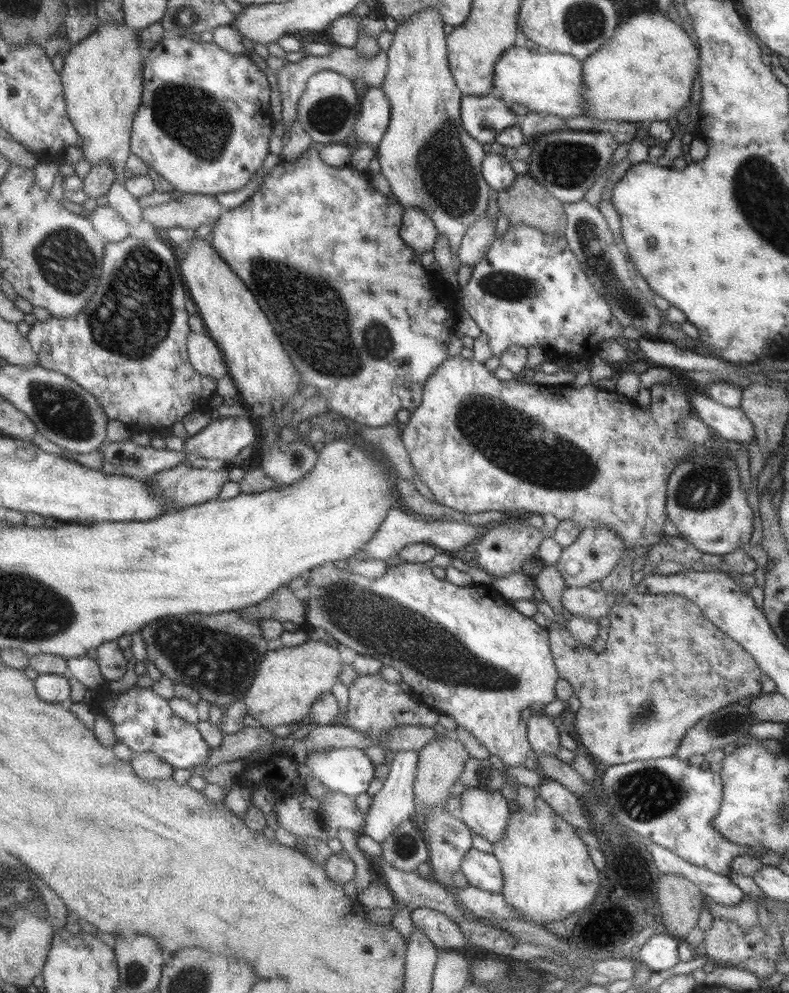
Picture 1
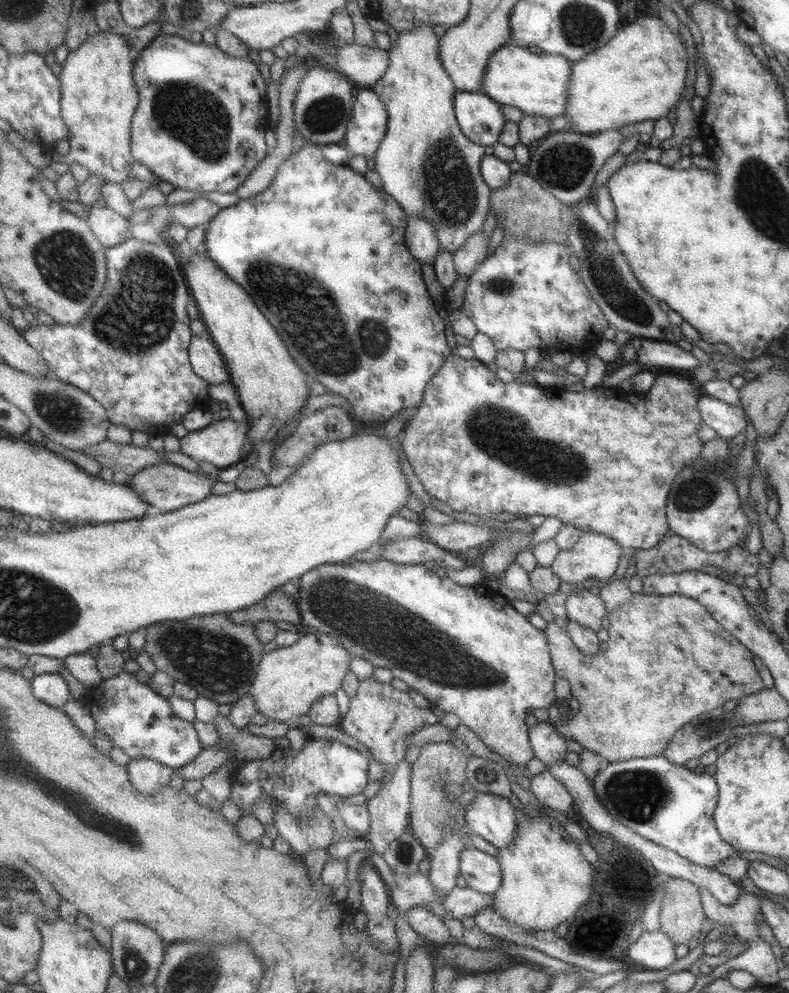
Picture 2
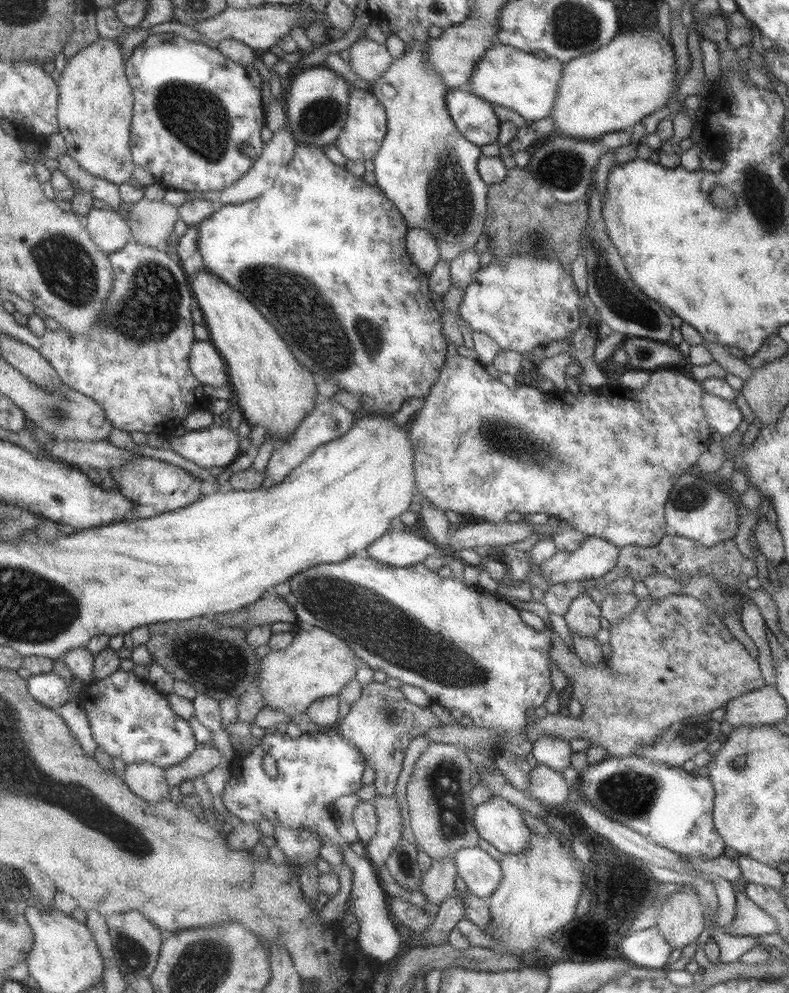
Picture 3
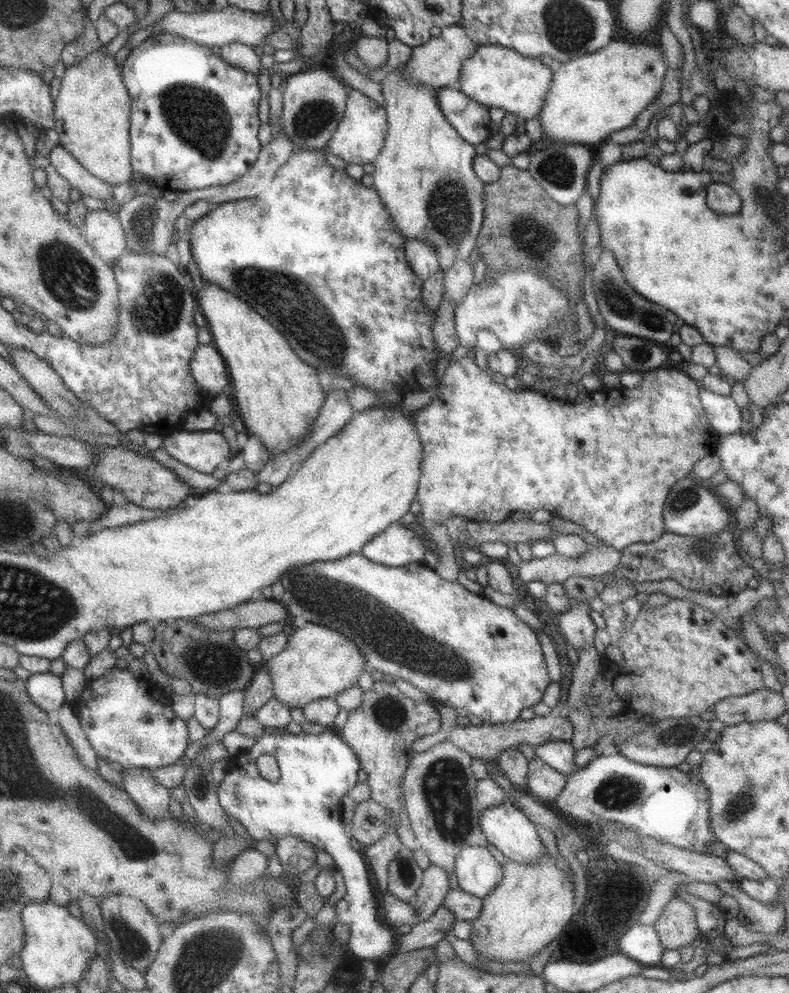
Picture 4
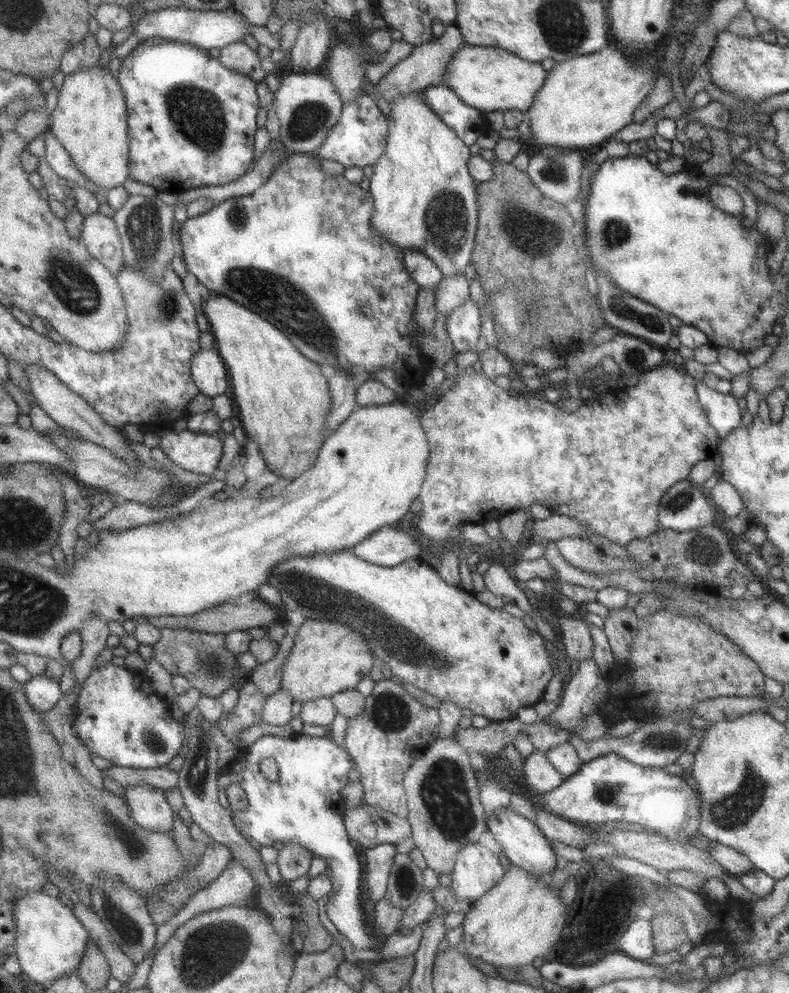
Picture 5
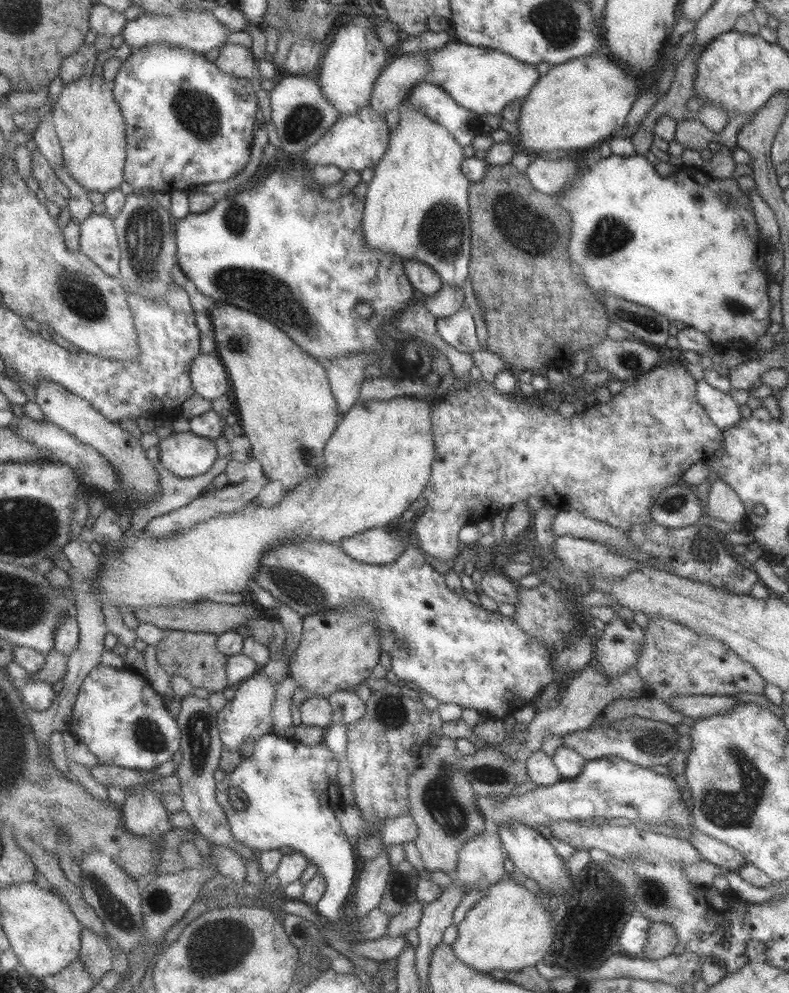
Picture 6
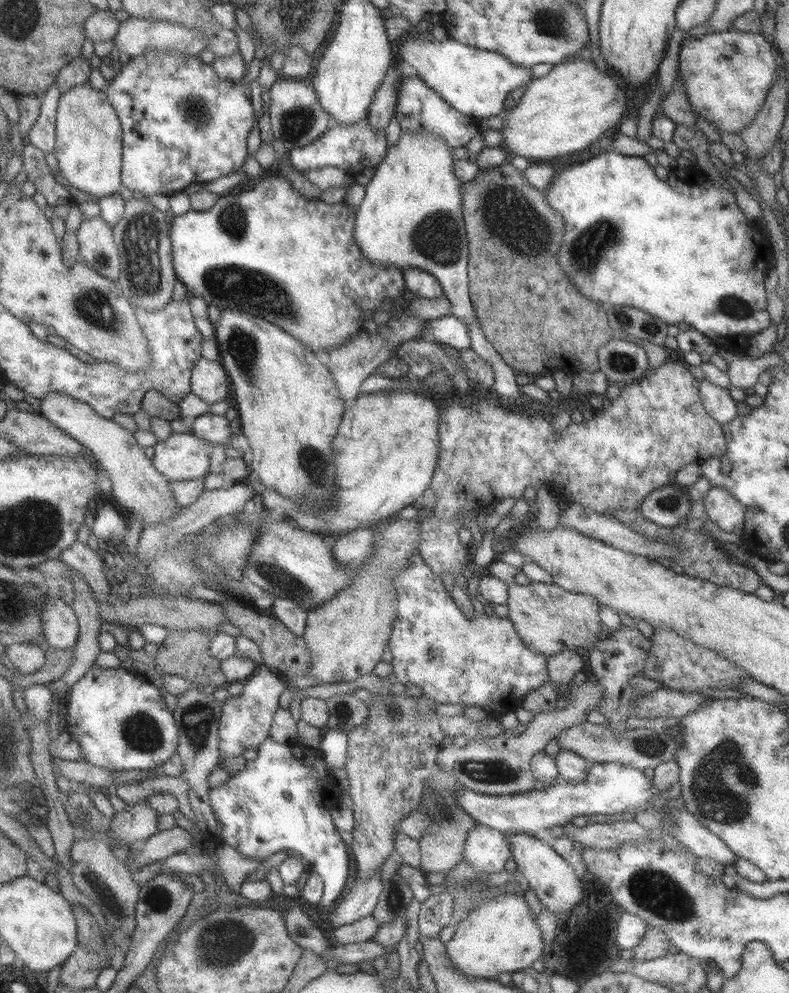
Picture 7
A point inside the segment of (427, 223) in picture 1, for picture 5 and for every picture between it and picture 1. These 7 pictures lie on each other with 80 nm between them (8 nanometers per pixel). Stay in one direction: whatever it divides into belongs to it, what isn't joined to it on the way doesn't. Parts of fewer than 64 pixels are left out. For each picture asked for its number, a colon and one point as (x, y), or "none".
2: (419, 236)
3: (422, 250)
4: (420, 257)
5: (424, 272)

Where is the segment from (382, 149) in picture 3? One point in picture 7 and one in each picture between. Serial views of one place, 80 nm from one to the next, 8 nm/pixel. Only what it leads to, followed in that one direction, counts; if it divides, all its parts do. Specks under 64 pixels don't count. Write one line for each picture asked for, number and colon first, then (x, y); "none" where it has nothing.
4: (423, 176)
5: (424, 199)
6: (415, 207)
7: (410, 217)

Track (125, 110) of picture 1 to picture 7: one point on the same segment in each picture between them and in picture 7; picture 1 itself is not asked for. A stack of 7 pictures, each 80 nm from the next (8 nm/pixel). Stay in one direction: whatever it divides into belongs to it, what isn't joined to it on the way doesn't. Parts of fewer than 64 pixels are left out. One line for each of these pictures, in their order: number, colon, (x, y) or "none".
2: (98, 97)
3: (94, 107)
4: (91, 114)
5: (89, 119)
6: (87, 122)
7: (88, 149)

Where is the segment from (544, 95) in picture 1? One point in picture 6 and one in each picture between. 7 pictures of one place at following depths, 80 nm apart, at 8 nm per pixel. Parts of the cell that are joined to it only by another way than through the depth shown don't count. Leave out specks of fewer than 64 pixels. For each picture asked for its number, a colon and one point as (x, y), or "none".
2: (536, 84)
3: (504, 76)
4: (493, 76)
5: (486, 78)
6: (483, 81)

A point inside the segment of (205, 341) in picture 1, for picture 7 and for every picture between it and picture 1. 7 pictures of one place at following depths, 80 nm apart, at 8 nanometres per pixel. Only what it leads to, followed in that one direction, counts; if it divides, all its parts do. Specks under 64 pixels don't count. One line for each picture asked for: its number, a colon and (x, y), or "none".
2: (205, 360)
3: (206, 365)
4: (208, 369)
5: (207, 371)
6: (208, 377)
7: (208, 381)

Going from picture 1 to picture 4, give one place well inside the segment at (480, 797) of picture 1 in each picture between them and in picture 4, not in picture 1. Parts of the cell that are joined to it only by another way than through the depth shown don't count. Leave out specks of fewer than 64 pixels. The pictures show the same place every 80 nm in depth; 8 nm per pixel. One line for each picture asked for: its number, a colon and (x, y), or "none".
2: (489, 816)
3: (498, 822)
4: (507, 829)

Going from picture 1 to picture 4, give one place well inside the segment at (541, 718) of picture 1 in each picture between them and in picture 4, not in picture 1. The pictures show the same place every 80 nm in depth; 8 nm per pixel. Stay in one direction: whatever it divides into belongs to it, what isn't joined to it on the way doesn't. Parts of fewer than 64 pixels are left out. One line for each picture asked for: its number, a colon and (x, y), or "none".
2: (547, 744)
3: (547, 750)
4: (559, 755)

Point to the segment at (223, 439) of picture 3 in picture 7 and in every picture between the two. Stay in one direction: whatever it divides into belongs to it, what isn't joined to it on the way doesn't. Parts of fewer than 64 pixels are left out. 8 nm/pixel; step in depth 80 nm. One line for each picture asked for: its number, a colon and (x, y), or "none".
4: (201, 450)
5: (197, 453)
6: (185, 455)
7: (181, 456)

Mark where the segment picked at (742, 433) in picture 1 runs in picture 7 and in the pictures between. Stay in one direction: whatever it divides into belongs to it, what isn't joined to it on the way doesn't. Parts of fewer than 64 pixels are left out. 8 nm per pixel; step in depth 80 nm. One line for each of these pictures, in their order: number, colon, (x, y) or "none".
2: (726, 420)
3: (723, 417)
4: (723, 414)
5: (721, 410)
6: (721, 410)
7: (716, 401)

